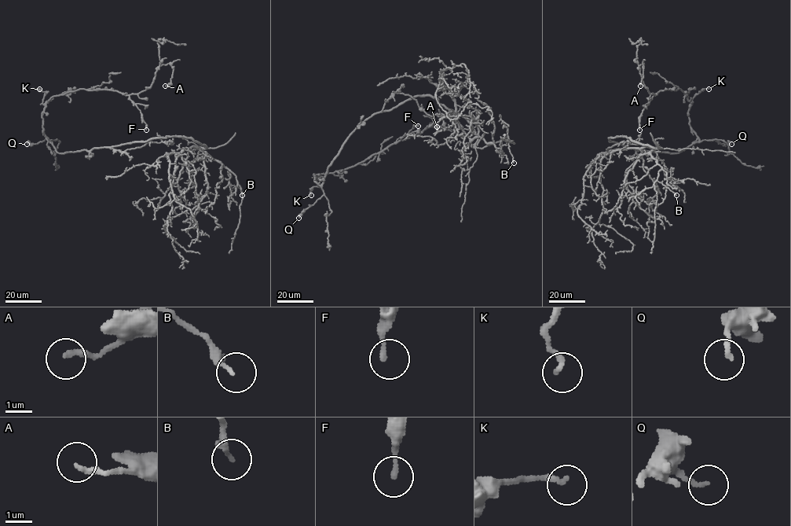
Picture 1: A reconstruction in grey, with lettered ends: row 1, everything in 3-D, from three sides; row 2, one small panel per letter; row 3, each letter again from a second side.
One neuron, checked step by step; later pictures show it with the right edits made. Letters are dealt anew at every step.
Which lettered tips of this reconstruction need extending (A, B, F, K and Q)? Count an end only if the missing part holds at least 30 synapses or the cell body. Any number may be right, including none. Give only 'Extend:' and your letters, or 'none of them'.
Extend: none of them

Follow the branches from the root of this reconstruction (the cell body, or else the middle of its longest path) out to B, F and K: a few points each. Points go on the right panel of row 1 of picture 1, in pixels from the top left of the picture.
B: (627, 147), (610, 141), (609, 137), (625, 136), (658, 148), (650, 153), (661, 167), (657, 181), (676, 195)
F: (627, 147), (679, 153), (699, 141), (690, 123), (690, 102), (680, 89), (654, 94), (642, 111), (639, 130)
K: (627, 147), (636, 150), (679, 153), (697, 142), (699, 137), (690, 123), (689, 108), (697, 94), (708, 89)

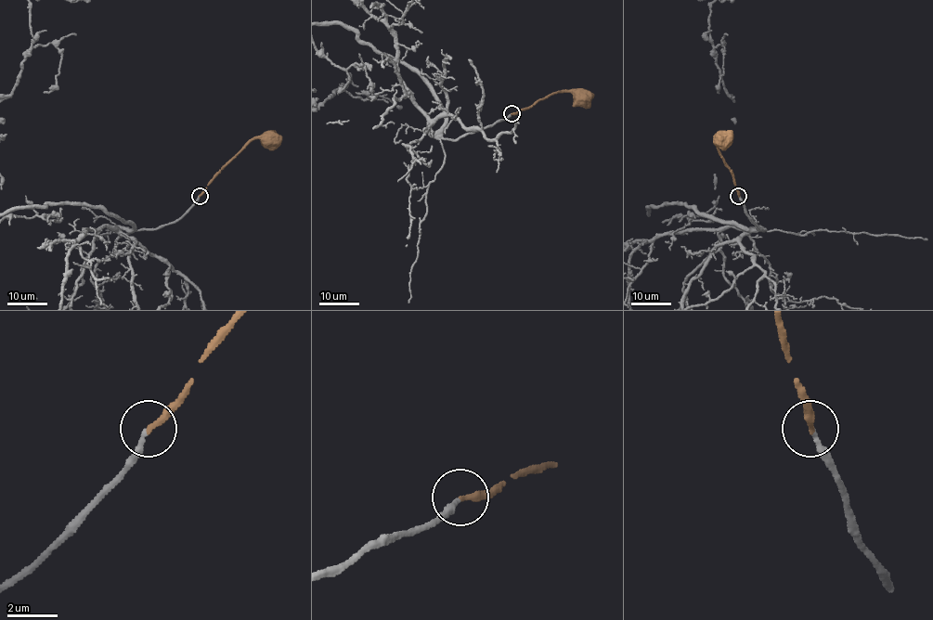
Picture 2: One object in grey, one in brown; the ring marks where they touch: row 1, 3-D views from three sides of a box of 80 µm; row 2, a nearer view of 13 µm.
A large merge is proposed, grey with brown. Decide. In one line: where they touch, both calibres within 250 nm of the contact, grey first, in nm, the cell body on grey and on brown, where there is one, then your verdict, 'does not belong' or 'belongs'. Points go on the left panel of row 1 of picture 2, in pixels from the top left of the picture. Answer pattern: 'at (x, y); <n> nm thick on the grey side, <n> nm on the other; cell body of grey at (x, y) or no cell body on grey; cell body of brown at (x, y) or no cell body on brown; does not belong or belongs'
at (200, 196); 190 nm thick on the grey side, 280 nm on the other; no cell body on grey; cell body of brown at (270, 139); belongs

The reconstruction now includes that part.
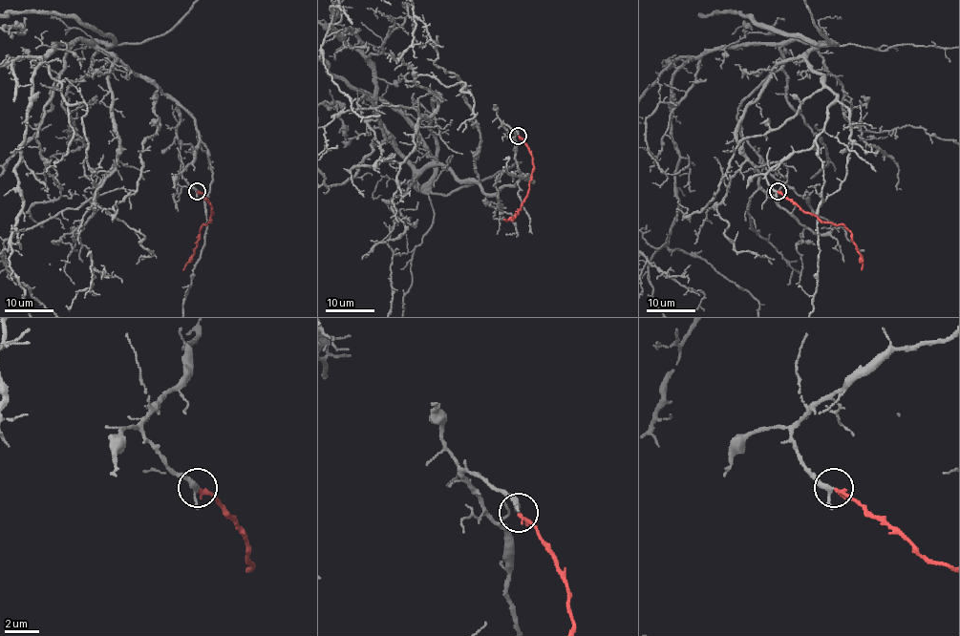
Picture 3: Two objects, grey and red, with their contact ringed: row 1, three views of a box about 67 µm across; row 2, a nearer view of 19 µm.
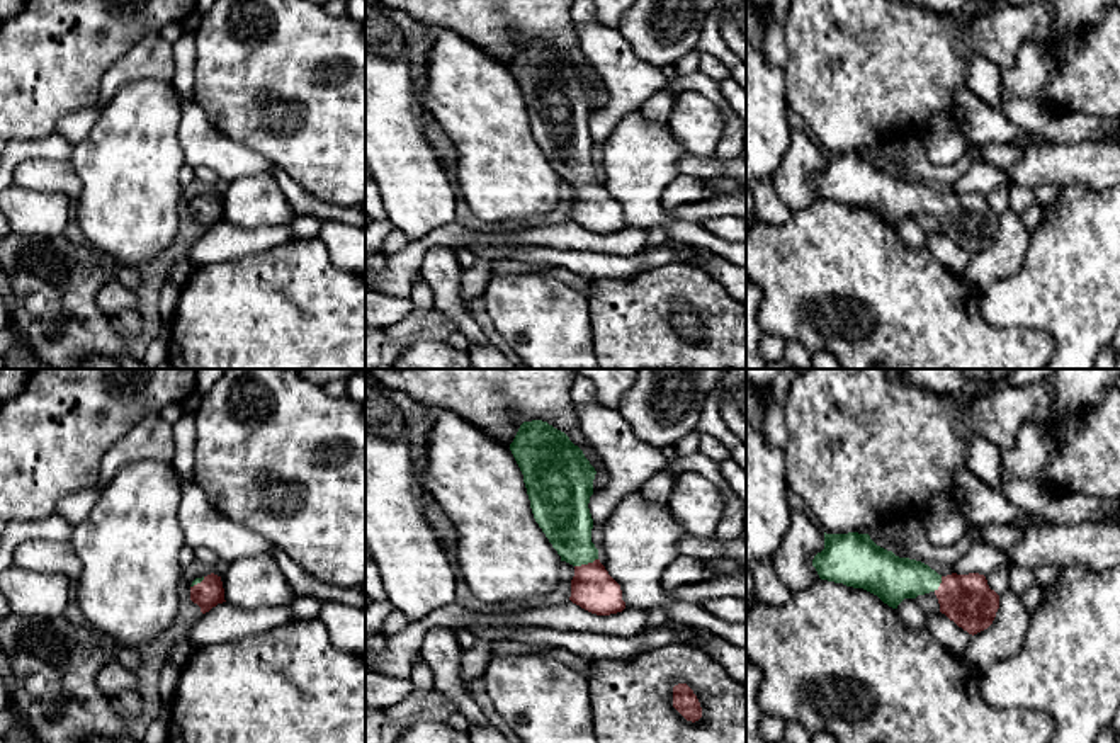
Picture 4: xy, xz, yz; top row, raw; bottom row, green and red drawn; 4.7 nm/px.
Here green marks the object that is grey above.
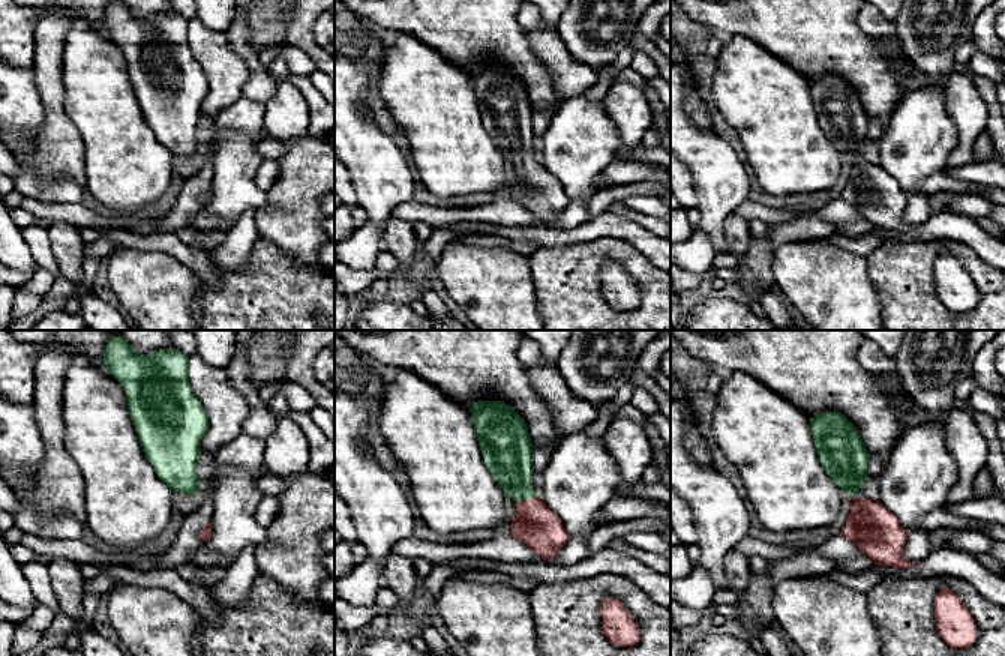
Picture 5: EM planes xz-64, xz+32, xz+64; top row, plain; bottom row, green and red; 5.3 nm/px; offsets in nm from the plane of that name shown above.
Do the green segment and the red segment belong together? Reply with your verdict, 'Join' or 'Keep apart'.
Join

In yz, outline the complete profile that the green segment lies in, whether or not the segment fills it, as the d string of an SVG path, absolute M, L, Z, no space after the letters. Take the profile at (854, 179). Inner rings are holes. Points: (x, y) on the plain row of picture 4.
M824 151L824 168L814 175L812 185L821 199L863 207L892 228L904 218L933 211L940 231L972 255L987 248L999 228L999 214L984 194L942 196L921 180L877 165L868 153Z

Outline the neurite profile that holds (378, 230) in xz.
M374 219L365 228L365 257L382 252L386 236L394 230L389 219Z

